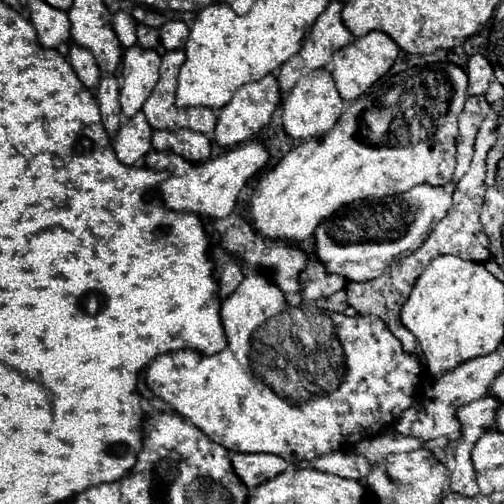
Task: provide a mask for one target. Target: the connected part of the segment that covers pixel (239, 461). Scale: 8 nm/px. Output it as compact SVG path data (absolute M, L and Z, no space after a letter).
M234 454L232 468L240 482L248 488L284 472L288 468L288 460L276 454Z

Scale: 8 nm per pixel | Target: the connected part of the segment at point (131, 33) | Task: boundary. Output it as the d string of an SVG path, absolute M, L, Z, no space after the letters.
M123 11L115 13L114 18L111 20L112 28L114 28L120 44L122 44L126 50L132 48L132 46L137 43L137 23L132 21L135 21L134 18Z

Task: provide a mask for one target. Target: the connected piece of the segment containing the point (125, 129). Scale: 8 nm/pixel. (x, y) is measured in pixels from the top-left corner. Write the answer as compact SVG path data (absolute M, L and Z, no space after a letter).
M142 112L126 120L126 124L114 136L114 150L122 164L132 166L142 160L142 156L152 146L152 128L148 126Z

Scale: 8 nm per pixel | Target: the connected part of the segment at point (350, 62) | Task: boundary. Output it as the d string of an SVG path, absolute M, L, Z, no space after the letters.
M368 32L366 36L354 40L352 44L338 48L332 56L332 62L326 66L326 70L332 74L334 82L338 78L338 86L336 86L338 94L344 100L354 100L366 88L370 88L380 76L384 76L388 72L396 54L398 54L398 46L384 32Z

